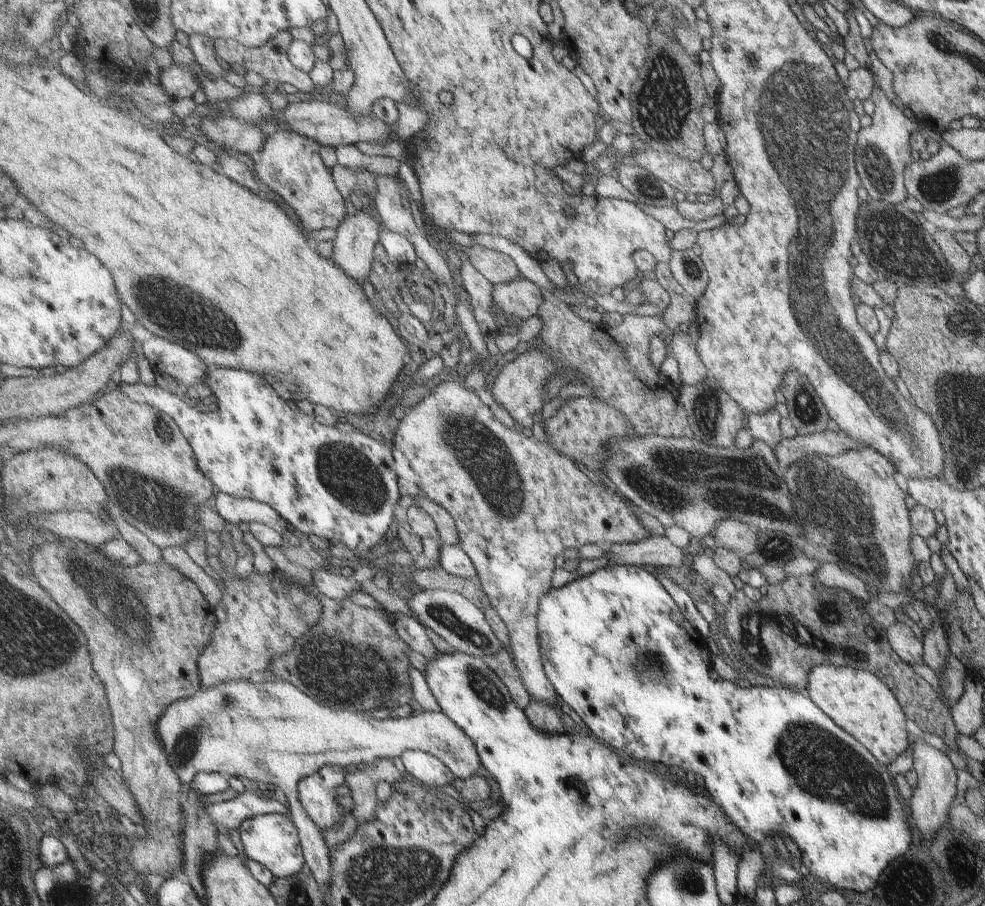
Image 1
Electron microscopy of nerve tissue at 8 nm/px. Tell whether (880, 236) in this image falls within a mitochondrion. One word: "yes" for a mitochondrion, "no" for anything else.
yes

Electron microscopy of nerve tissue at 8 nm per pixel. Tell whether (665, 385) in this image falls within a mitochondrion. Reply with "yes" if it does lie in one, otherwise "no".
no

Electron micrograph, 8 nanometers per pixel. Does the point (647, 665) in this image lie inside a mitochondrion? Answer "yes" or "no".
yes

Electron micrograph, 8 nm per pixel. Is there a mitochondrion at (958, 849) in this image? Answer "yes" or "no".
no

